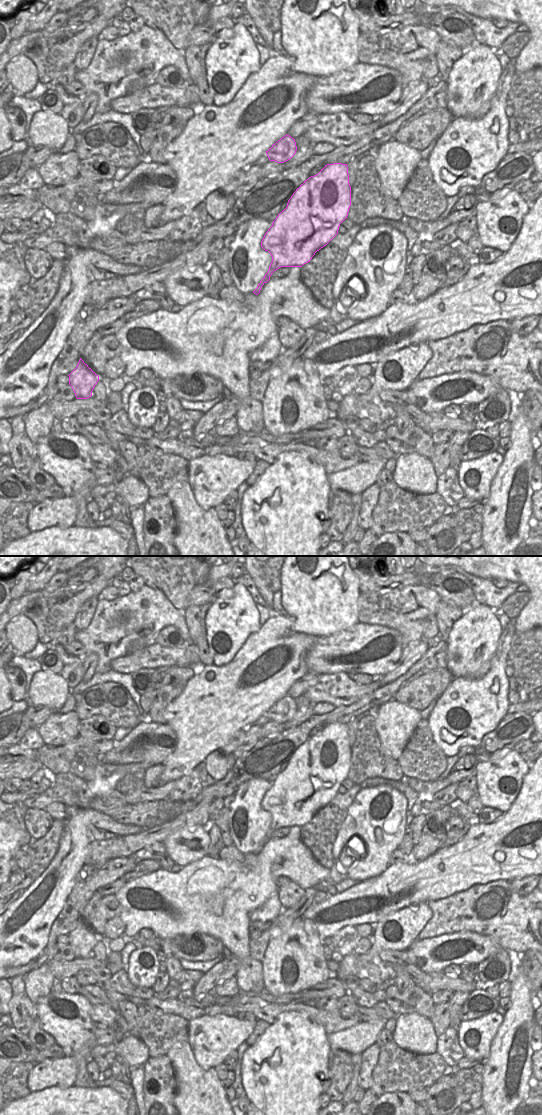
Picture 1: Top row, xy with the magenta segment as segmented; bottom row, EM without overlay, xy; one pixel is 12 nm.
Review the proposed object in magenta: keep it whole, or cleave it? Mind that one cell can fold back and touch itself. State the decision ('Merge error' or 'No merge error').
Merge error

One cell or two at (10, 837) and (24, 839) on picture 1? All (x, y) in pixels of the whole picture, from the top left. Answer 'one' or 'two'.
one

